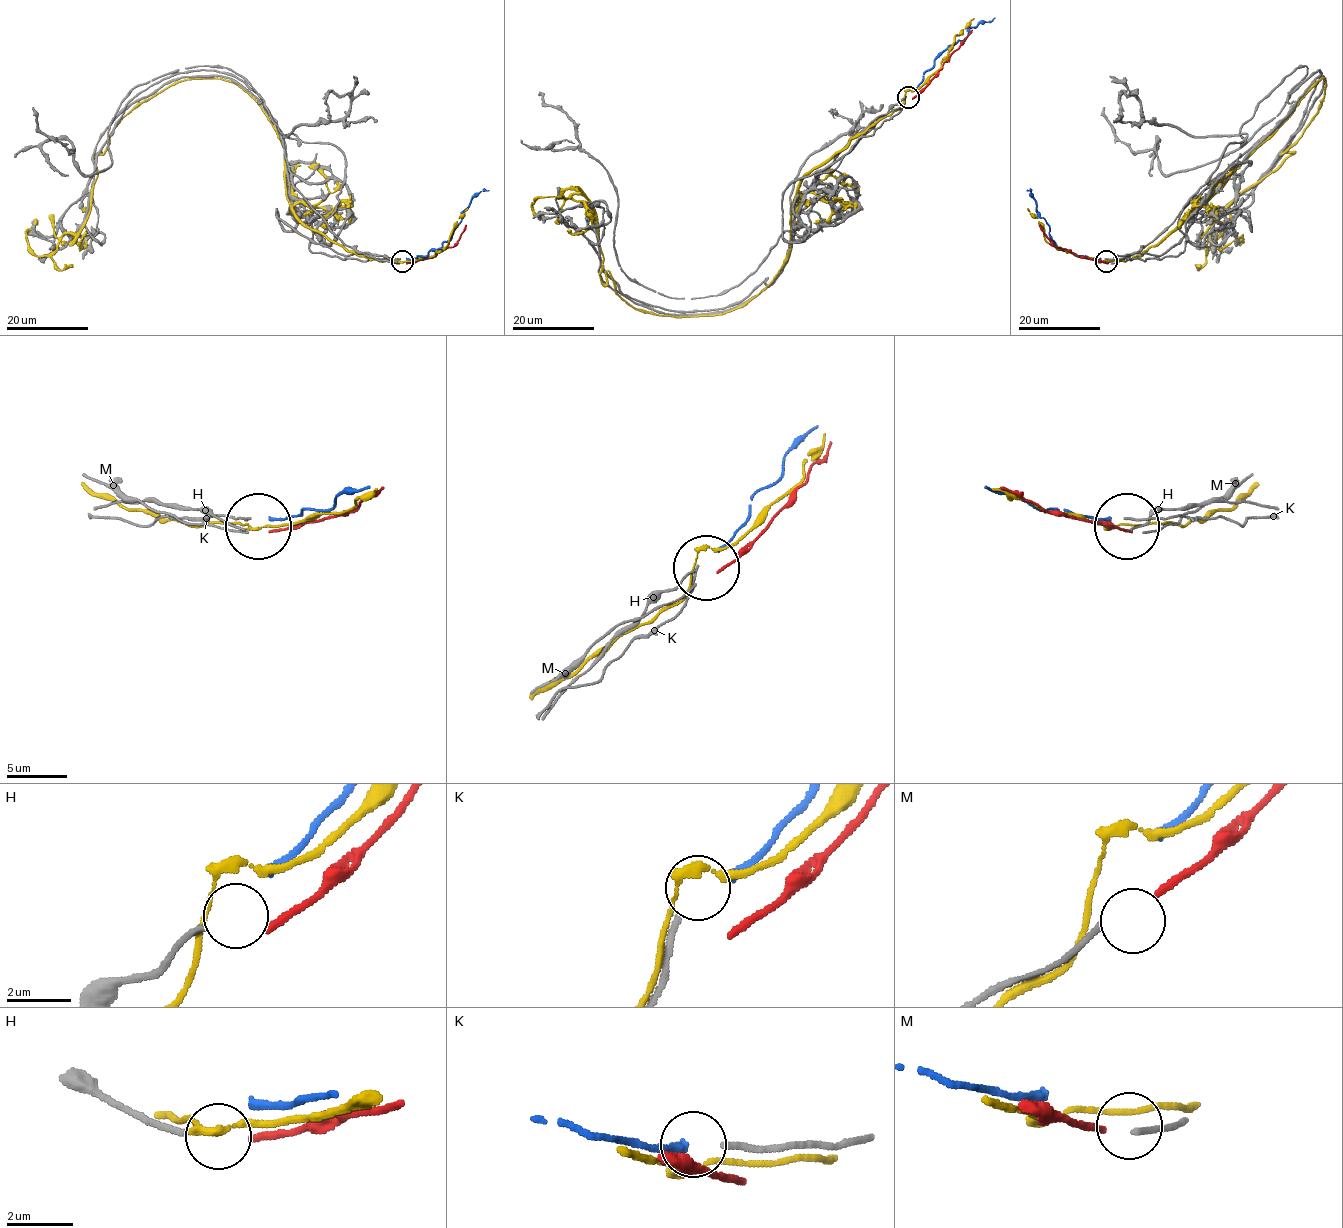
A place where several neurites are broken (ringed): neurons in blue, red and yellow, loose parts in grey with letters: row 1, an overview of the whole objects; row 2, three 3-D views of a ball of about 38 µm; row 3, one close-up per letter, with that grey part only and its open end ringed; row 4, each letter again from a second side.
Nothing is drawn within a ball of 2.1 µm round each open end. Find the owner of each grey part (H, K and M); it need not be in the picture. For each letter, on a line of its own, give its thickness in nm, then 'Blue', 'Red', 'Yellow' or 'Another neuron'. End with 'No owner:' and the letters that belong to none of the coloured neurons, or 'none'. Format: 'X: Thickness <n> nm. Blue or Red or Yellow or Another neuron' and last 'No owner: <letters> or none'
H: Thickness 180 nm. Another neuron
K: Thickness 190 nm. Blue
M: Thickness 170 nm. Another neuron
No owner: H, M

